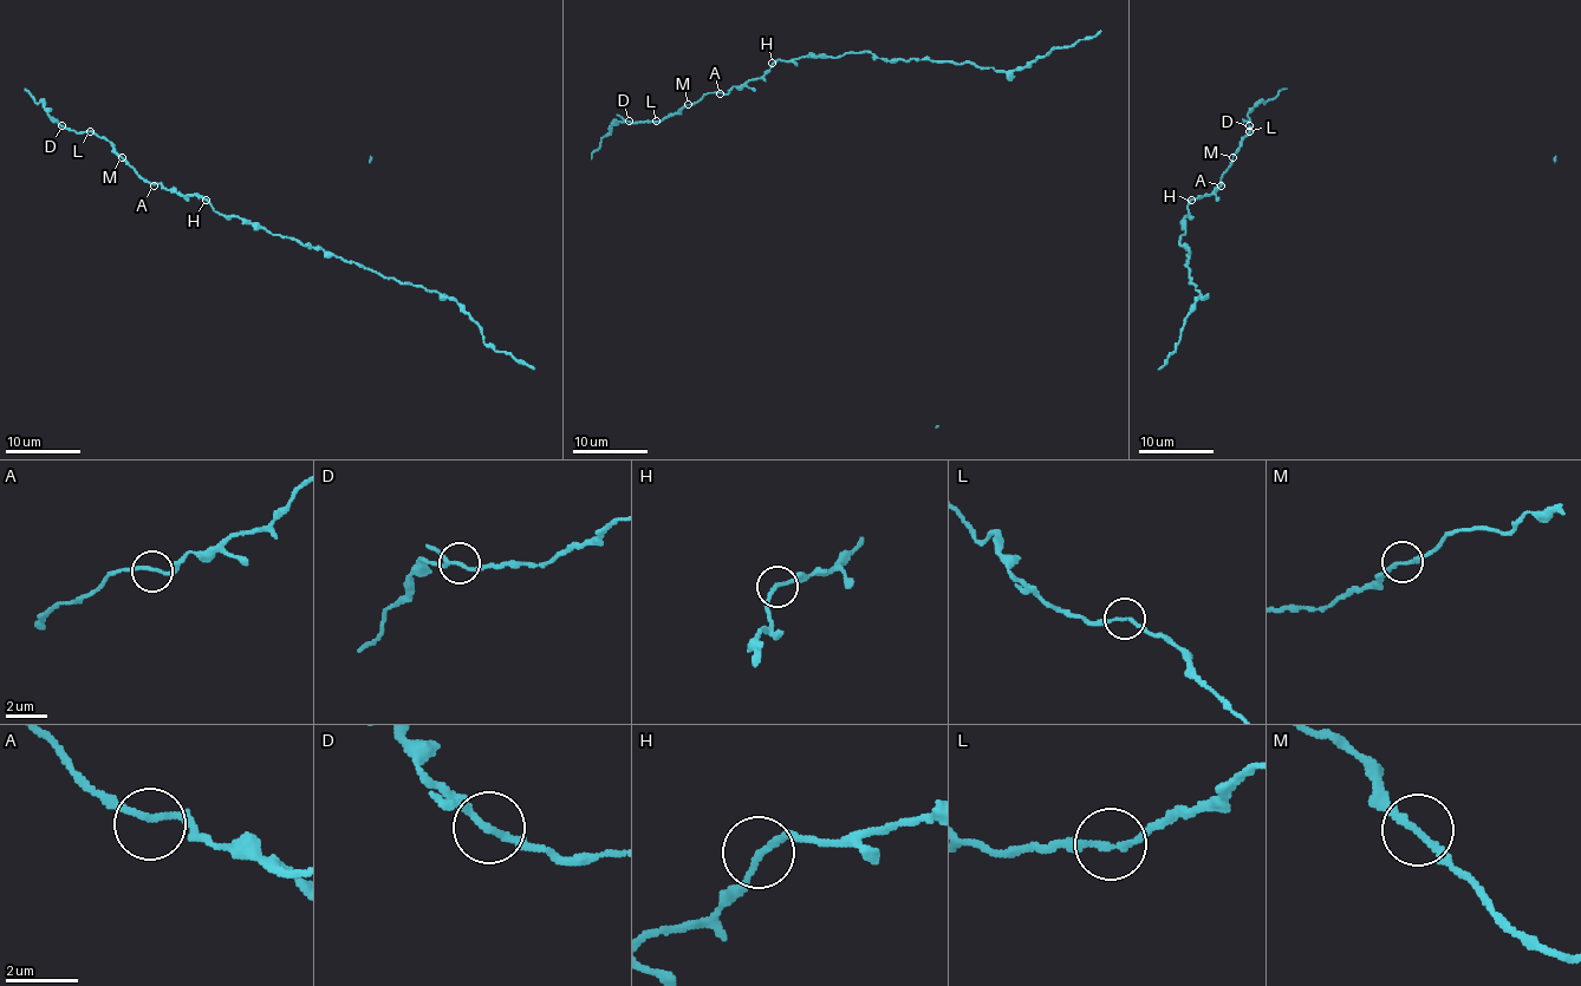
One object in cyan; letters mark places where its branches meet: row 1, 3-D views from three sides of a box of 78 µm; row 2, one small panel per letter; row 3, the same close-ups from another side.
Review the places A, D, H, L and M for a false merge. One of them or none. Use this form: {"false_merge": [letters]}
{"false_merge": []}

